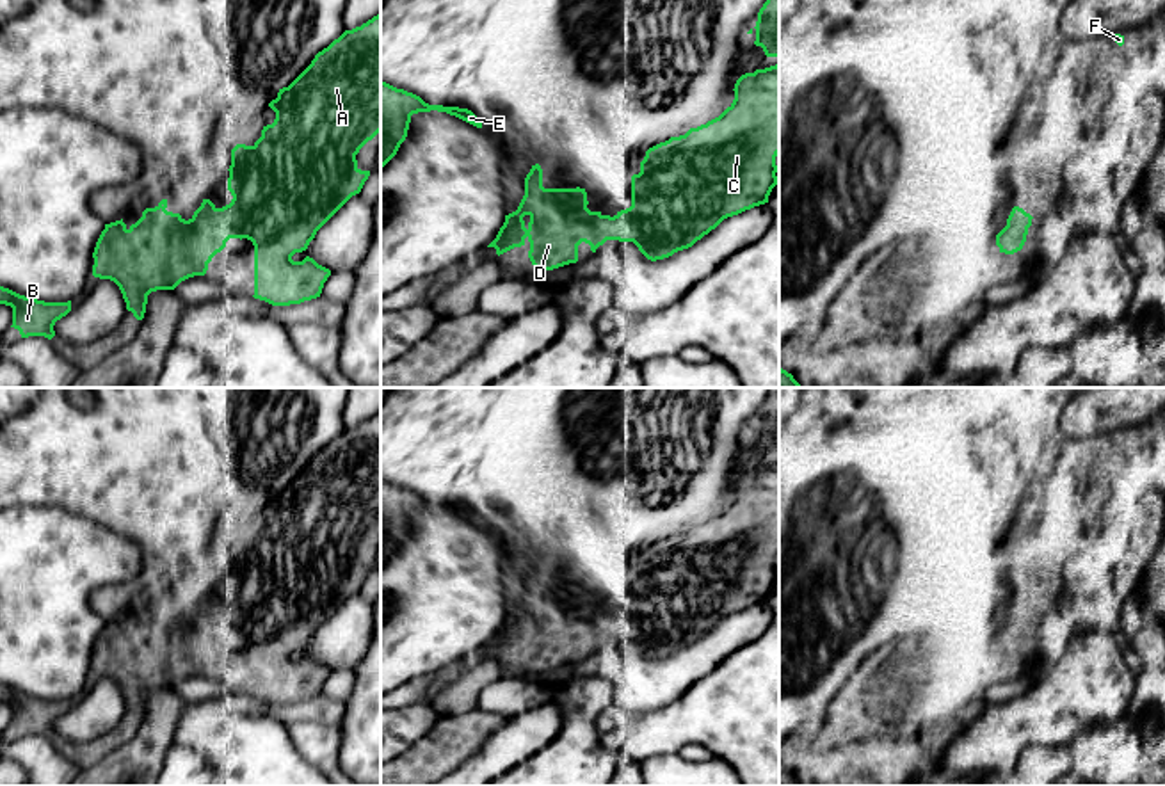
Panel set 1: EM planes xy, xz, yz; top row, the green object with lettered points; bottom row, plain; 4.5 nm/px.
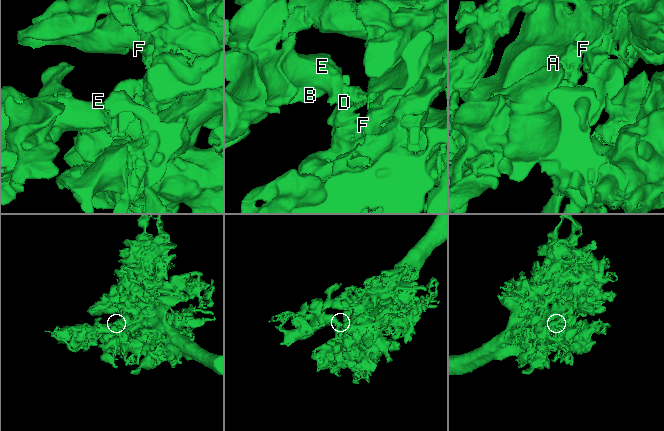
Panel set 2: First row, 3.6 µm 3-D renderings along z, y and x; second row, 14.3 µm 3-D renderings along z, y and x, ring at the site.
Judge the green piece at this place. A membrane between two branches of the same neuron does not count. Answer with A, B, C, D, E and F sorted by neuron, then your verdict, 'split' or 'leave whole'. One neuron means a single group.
A B C D E F; leave whole

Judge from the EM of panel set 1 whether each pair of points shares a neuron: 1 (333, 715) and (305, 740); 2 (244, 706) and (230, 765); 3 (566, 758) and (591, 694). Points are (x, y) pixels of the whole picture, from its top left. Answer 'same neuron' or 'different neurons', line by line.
1: different neurons
2: different neurons
3: same neuron

